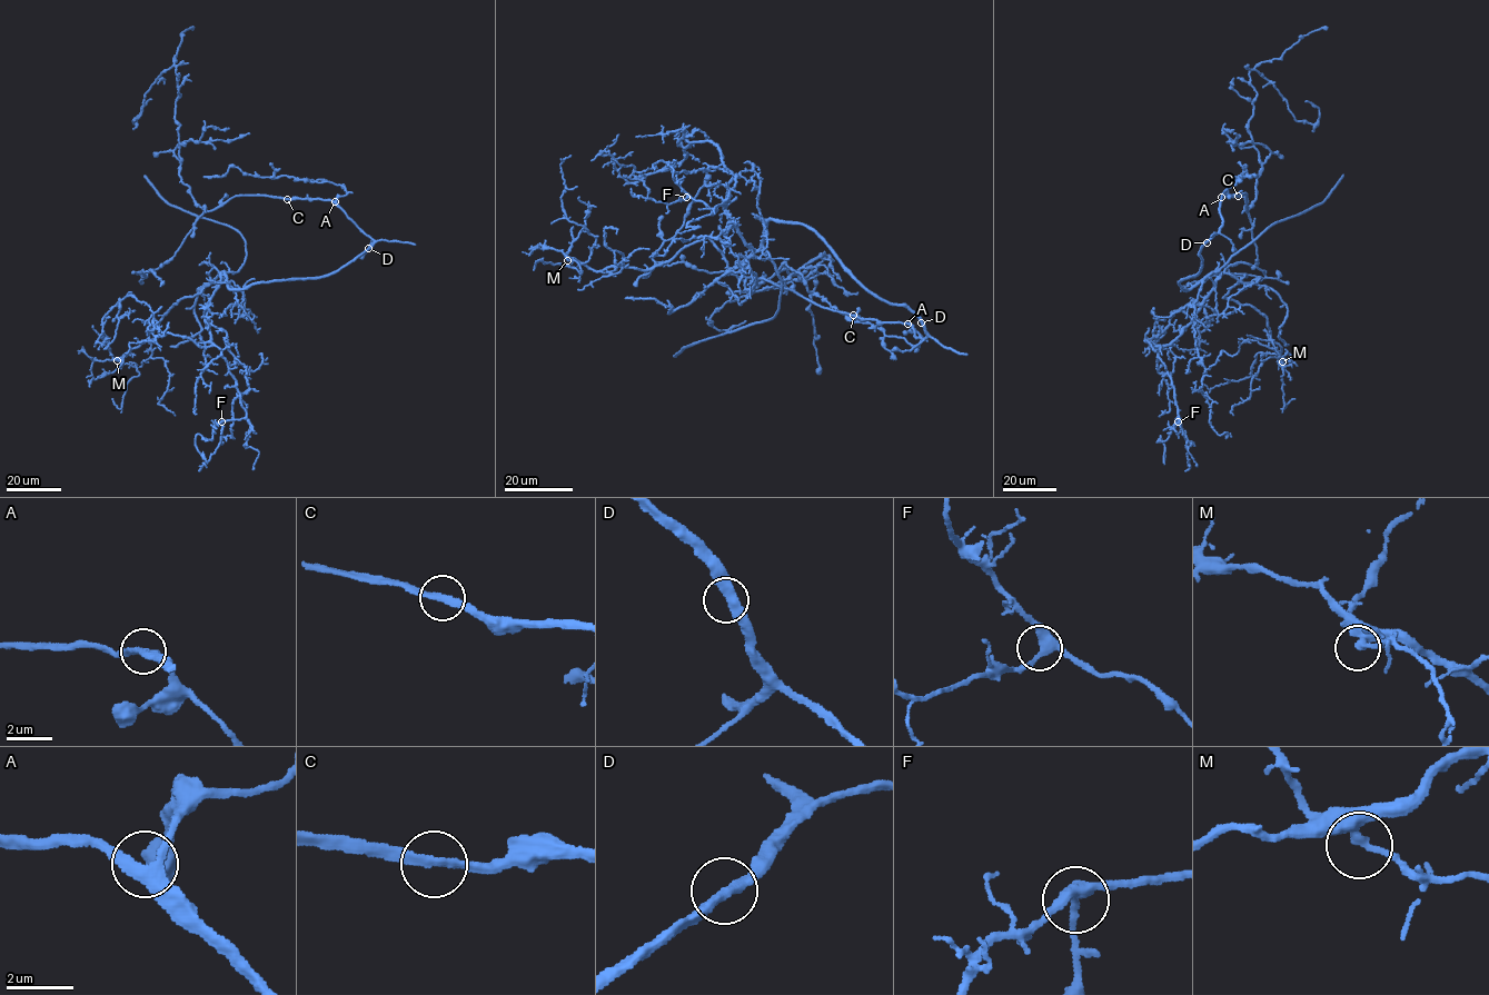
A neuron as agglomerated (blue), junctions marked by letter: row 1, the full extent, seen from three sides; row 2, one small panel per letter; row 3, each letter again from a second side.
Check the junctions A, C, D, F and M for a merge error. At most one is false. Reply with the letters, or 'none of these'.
none of these

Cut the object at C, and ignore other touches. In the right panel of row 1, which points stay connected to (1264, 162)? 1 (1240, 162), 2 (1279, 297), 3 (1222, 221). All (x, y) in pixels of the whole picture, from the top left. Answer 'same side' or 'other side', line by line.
1: other side
2: other side
3: other side

